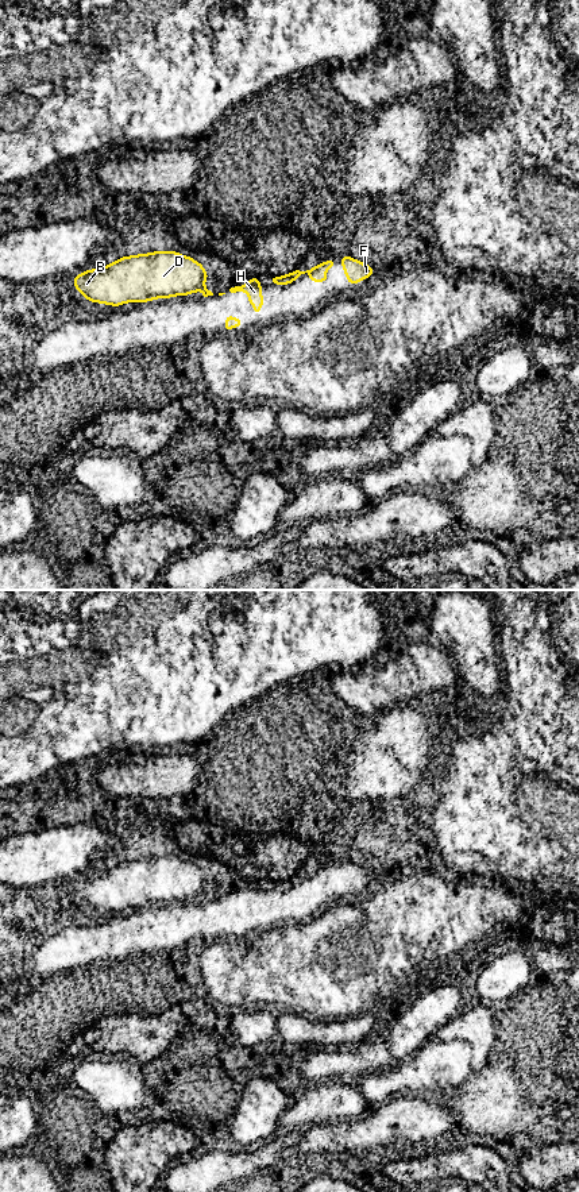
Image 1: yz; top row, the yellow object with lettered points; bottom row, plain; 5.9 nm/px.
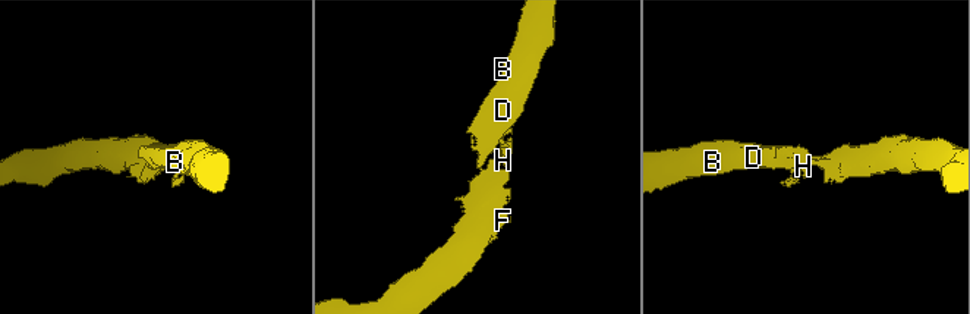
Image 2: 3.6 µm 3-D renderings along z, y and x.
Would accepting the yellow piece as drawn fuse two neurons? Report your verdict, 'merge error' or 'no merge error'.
merge error

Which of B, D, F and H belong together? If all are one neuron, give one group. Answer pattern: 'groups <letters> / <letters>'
groups B D / F H

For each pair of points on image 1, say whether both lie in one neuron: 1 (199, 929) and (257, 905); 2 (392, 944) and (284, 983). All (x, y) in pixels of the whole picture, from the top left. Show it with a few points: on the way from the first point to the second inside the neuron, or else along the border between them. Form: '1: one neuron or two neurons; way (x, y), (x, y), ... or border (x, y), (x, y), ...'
1: one neuron; way (213, 917), (232, 903), (242, 902)
2: one neuron; way (365, 948), (343, 952), (315, 952), (311, 956)

